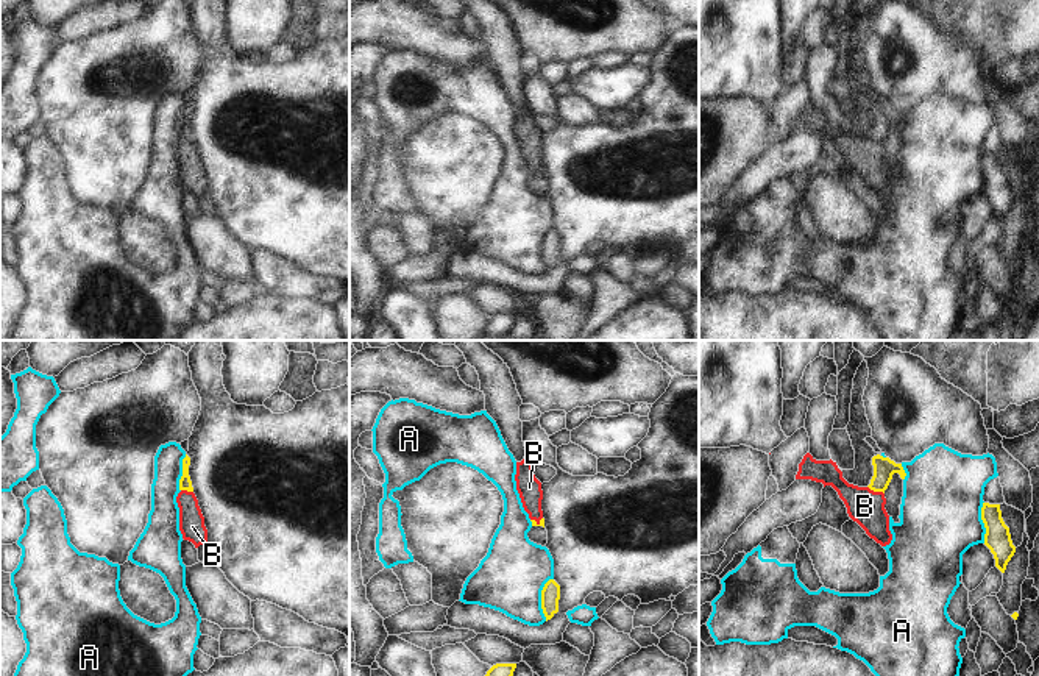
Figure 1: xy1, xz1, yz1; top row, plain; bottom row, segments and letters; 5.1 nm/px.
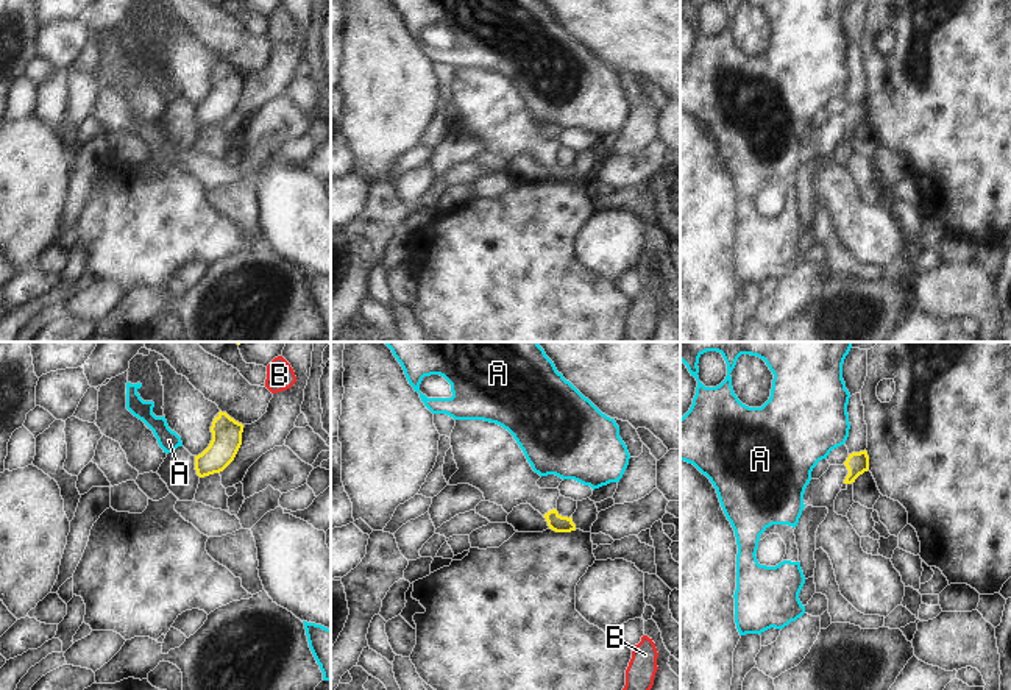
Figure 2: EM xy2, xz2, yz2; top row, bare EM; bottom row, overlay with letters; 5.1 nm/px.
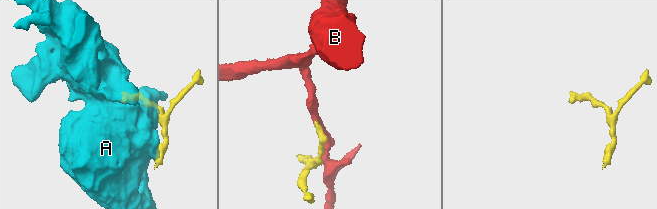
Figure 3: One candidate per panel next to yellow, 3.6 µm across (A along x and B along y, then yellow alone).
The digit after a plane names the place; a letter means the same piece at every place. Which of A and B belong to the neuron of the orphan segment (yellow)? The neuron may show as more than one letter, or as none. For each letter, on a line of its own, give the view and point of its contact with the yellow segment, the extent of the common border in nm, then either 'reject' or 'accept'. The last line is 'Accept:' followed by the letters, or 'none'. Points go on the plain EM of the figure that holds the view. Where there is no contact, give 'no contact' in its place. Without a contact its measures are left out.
A: xz1 (542, 249) | 220 nm | reject
B: yz1 (875, 141) | 100 nm | reject
Accept: none

